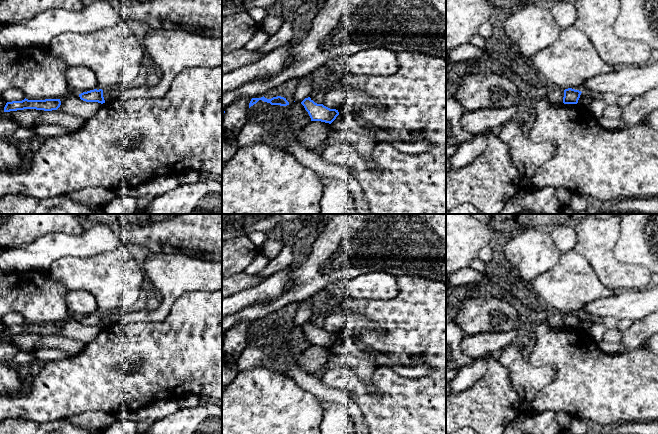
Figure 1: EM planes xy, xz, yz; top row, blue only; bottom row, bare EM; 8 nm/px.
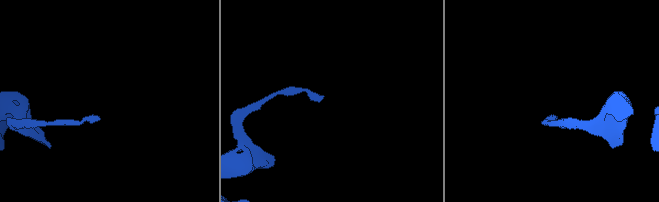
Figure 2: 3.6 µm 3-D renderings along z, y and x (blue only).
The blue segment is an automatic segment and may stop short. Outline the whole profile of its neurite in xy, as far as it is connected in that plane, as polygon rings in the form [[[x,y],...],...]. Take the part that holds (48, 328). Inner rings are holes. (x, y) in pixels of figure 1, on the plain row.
[[[45,323],[45,324],[28,324],[7,326],[4,331],[4,336],[36,333],[44,335],[57,334],[61,329],[60,323]]]

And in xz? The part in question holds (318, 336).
[[[310,321],[305,322],[301,328],[308,336],[311,345],[321,345],[331,348],[339,339],[338,334],[330,333],[323,328],[317,328]]]

